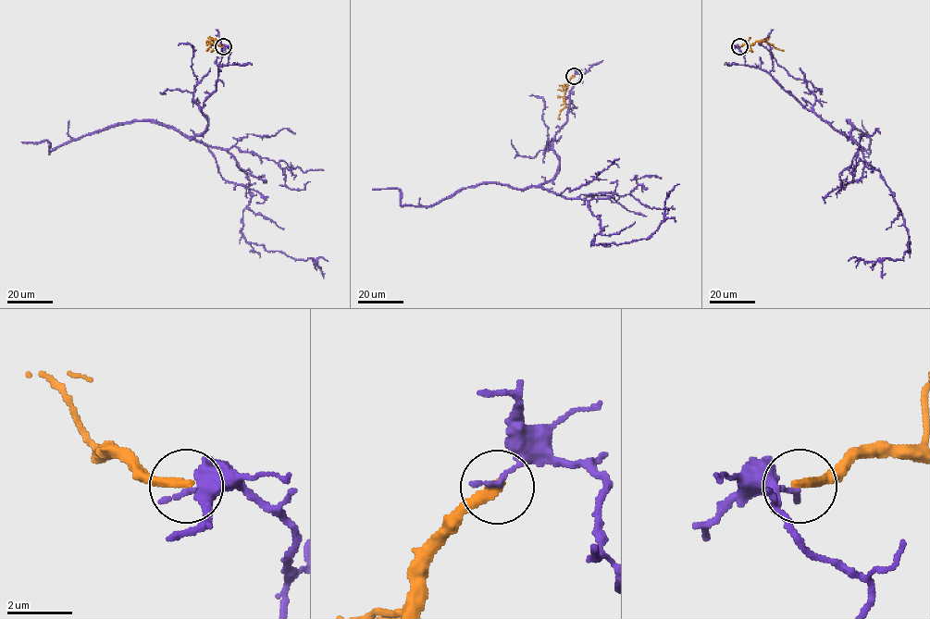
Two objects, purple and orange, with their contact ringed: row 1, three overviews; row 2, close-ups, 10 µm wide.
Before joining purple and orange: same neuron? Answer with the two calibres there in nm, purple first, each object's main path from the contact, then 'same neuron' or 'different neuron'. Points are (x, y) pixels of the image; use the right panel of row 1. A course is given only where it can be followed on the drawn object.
calibres 190 and 320 nm; course purple (739, 46), (745, 64), (765, 70), (861, 147), (891, 191), (909, 251), (901, 259), (848, 261); course orange (739, 46), (766, 42), (784, 50); different neuron

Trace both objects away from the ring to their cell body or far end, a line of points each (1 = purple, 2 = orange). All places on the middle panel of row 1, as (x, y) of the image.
1: (574, 76), (552, 142), (558, 170), (541, 186), (588, 201), (601, 228), (592, 243), (649, 238), (679, 183)
2: (574, 76), (566, 89), (565, 105), (558, 119)

